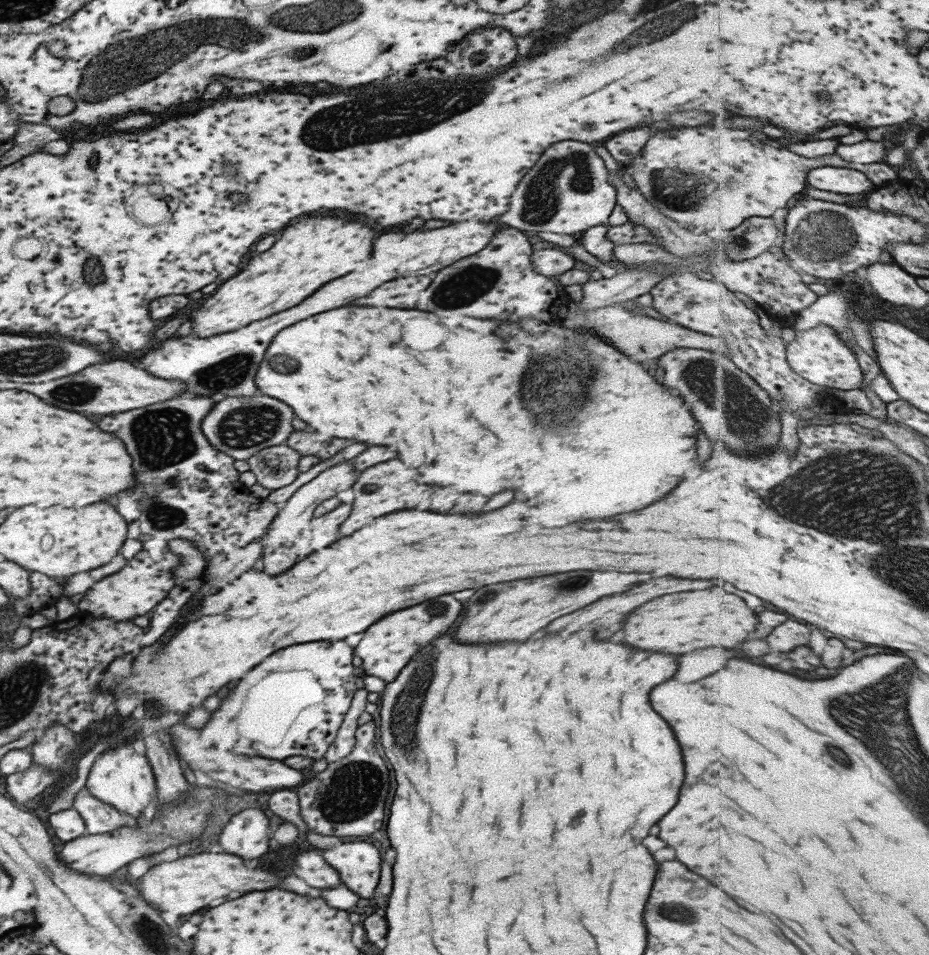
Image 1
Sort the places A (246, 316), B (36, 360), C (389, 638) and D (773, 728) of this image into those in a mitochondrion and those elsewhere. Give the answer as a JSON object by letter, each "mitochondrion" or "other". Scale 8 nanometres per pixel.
{"A":"other","B":"mitochondrion","C":"other","D":"other"}

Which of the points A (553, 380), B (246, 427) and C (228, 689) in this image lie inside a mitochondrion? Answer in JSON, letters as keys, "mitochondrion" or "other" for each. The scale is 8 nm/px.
{"A":"mitochondrion","B":"mitochondrion","C":"other"}

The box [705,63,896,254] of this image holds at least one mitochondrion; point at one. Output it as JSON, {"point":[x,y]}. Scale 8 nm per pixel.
{"point":[743,242]}

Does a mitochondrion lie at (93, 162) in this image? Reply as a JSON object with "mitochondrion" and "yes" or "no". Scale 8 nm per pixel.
{"mitochondrion":"no"}

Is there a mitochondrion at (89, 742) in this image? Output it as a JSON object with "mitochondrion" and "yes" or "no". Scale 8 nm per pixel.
{"mitochondrion":"no"}

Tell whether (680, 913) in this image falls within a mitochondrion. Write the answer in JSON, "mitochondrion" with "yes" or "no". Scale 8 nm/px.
{"mitochondrion":"yes"}

